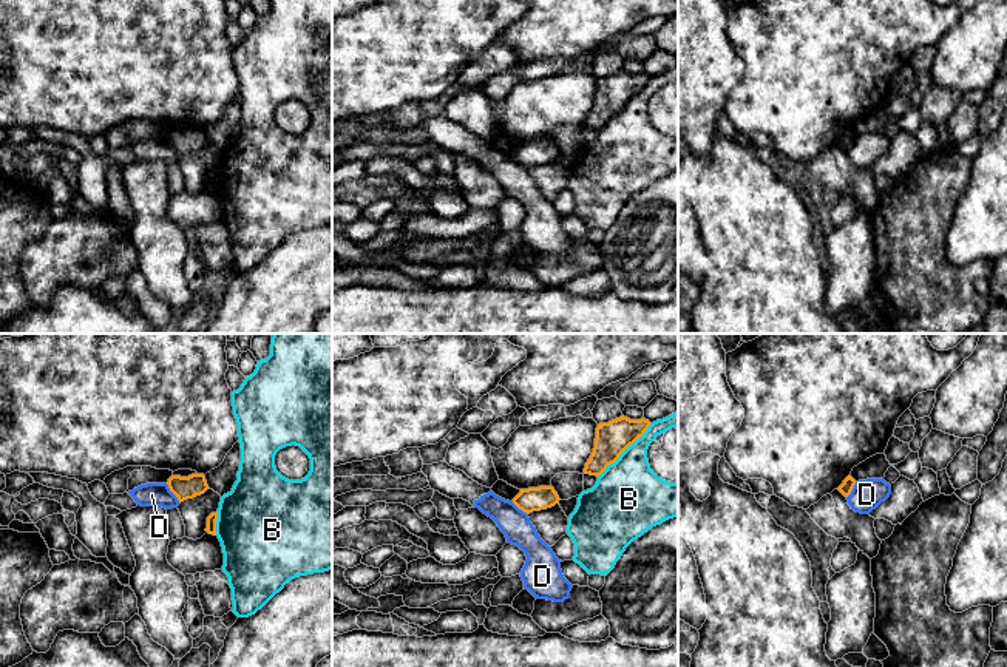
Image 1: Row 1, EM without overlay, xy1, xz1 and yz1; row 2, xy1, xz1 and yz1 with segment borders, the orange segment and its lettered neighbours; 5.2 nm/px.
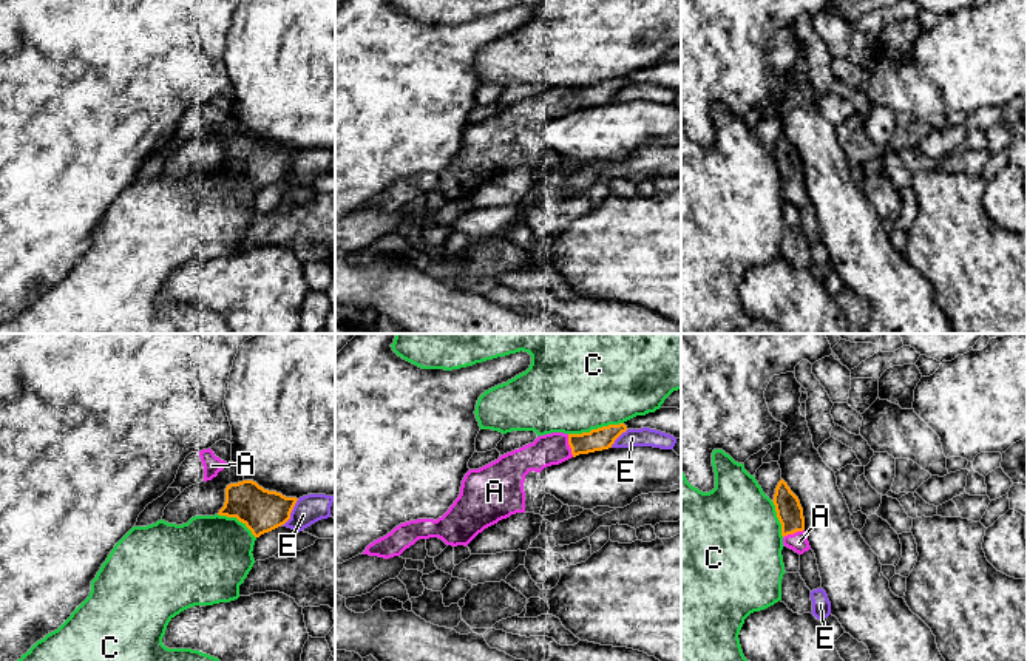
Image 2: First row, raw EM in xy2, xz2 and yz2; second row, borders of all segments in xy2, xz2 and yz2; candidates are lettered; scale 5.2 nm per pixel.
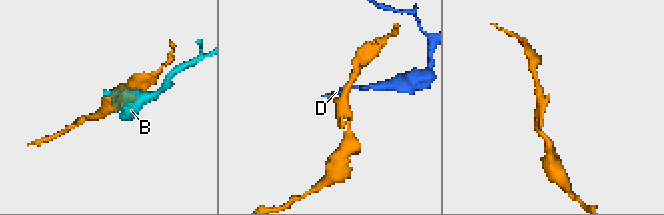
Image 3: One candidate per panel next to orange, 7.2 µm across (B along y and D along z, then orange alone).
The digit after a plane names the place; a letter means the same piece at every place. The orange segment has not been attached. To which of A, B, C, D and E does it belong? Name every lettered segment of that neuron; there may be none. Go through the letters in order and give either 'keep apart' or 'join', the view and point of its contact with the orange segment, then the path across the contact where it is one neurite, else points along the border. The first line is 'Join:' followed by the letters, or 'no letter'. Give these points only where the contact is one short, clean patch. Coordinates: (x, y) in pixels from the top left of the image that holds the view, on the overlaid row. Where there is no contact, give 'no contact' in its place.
Join: A
A: join | xz2 (569, 444)
B: keep apart | xz1 (624, 450)
C: keep apart | xz2 (595, 430)
D: keep apart | xy1 (172, 491) | along xy1 (166, 484), (179, 502)
E: keep apart | xy2 (291, 511)

